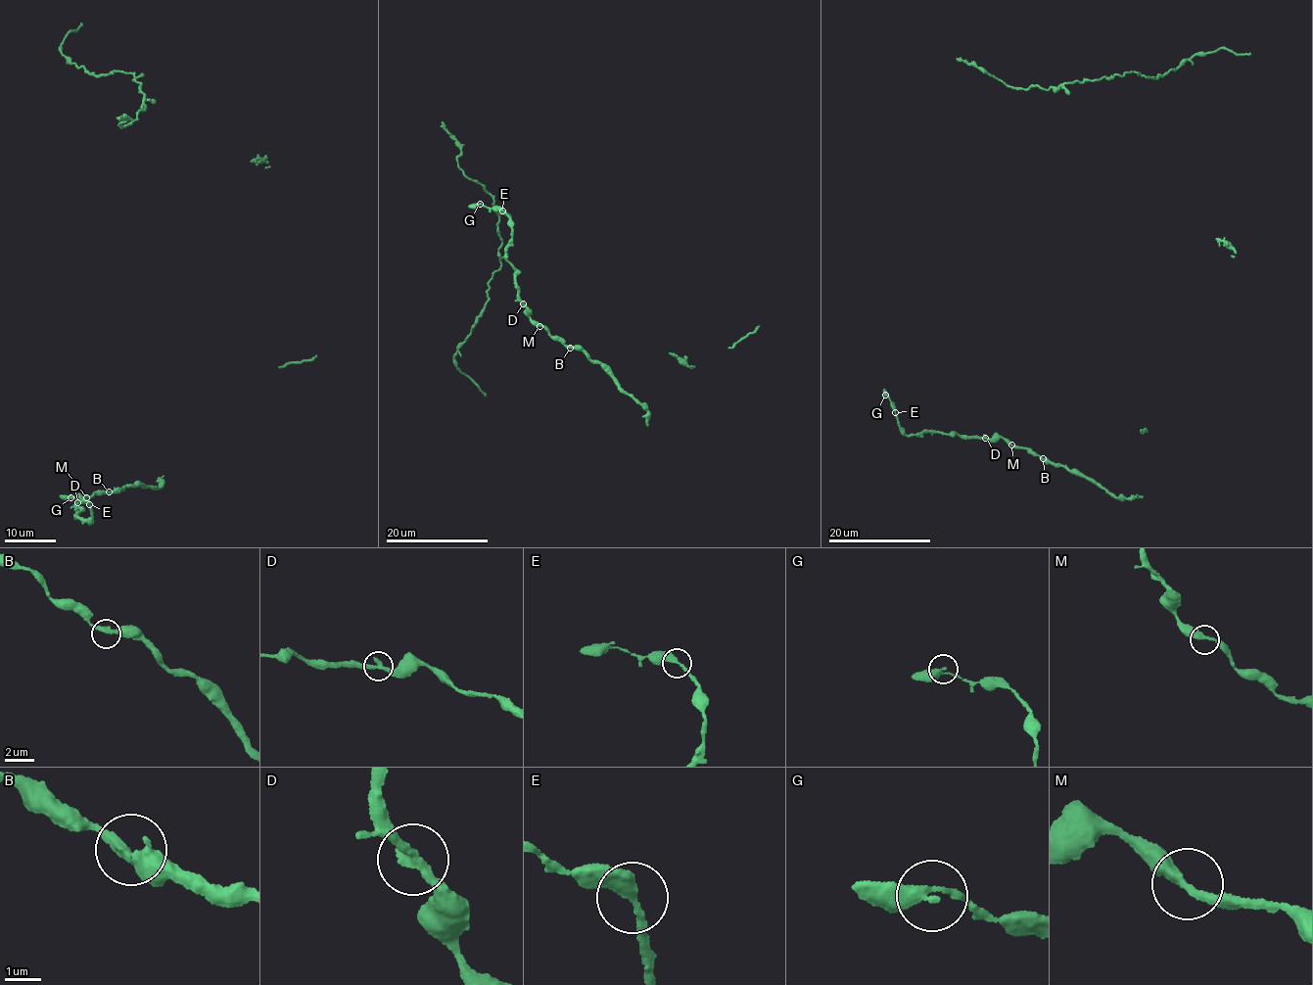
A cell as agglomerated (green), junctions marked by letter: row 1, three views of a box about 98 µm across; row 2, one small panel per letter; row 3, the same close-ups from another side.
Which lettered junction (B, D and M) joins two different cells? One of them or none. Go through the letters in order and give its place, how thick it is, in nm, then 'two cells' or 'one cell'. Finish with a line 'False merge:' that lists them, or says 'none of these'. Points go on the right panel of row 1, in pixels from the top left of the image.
B: (1043, 458) | 280 nm | one cell
D: (985, 438) | 300 nm | one cell
M: (1011, 445) | 320 nm | one cell
False merge: none of these

